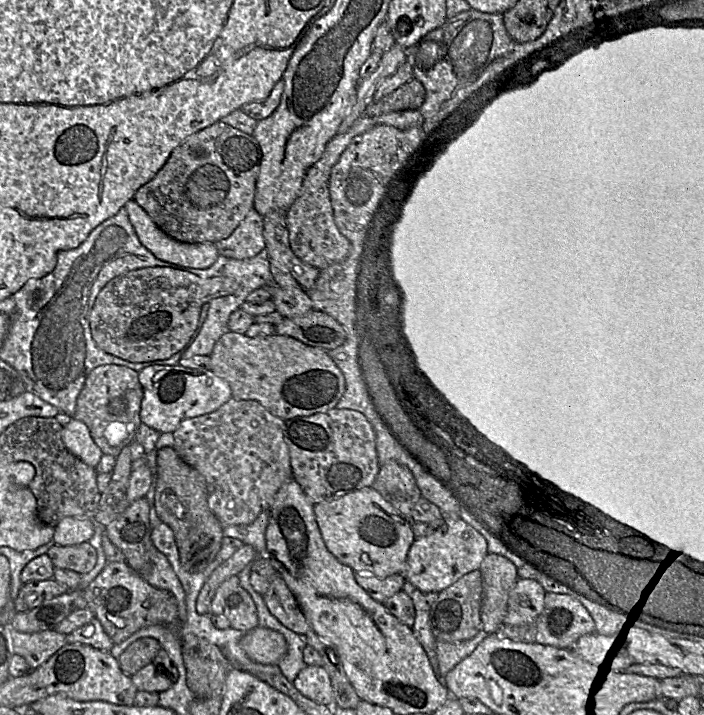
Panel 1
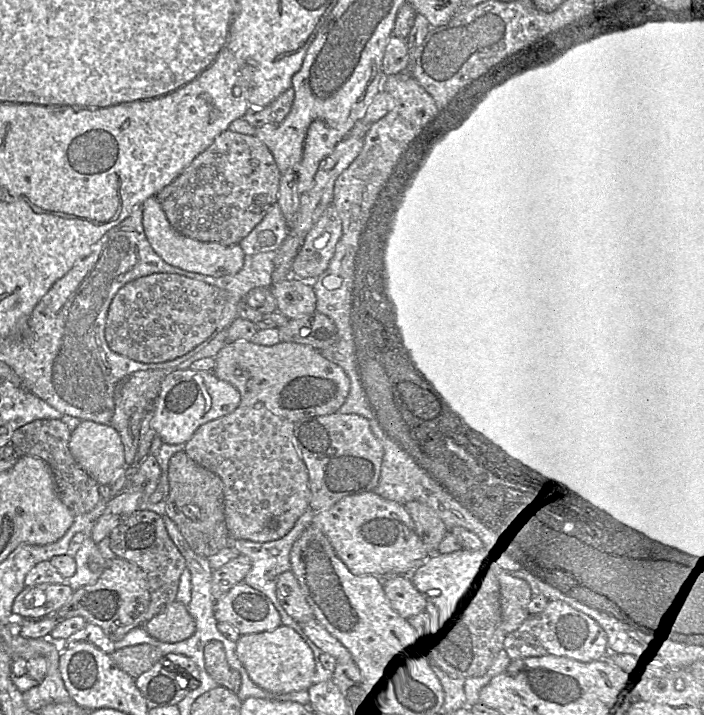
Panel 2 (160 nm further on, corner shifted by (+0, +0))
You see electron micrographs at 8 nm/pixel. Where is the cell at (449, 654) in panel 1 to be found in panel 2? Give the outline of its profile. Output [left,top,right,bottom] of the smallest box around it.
[503,600,608,662]

